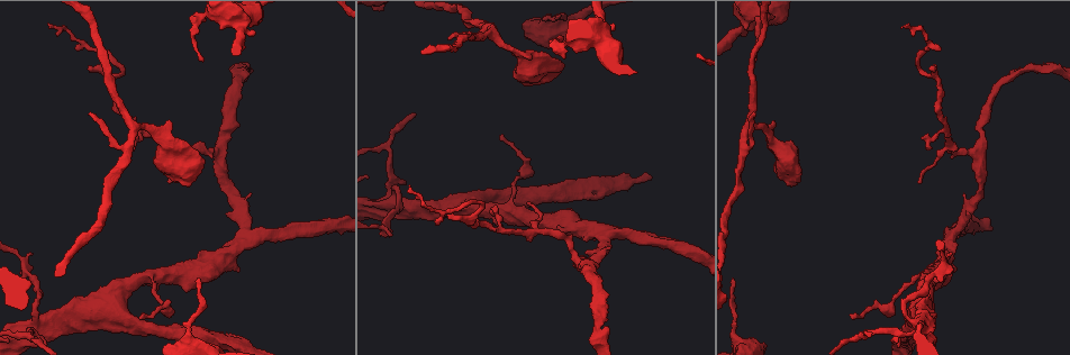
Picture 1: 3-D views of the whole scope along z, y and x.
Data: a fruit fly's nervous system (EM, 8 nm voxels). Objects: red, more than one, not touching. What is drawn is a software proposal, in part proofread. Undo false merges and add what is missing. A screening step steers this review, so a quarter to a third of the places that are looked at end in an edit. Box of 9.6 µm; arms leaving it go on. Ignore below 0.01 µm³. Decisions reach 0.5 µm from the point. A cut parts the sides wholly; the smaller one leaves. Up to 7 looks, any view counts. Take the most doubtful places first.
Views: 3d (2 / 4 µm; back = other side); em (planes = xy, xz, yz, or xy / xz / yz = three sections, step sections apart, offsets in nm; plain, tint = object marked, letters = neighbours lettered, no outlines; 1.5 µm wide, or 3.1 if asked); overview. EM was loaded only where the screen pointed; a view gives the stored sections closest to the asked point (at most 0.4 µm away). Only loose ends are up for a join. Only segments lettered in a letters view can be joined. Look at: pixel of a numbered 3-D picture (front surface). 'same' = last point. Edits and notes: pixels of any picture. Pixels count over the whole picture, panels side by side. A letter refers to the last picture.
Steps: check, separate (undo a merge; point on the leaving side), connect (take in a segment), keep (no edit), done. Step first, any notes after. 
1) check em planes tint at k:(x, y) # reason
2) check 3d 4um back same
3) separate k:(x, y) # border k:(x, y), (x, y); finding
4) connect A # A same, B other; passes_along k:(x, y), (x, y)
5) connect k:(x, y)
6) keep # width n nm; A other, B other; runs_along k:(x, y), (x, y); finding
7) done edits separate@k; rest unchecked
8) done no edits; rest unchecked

check 3d 4um at 1:(202, 58) # thin end

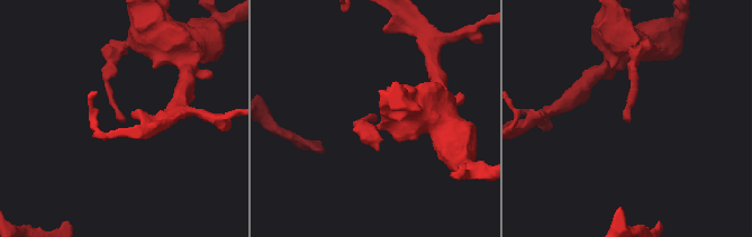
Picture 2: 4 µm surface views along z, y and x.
check em planes letters at 2:(623, 117) # need the tissue

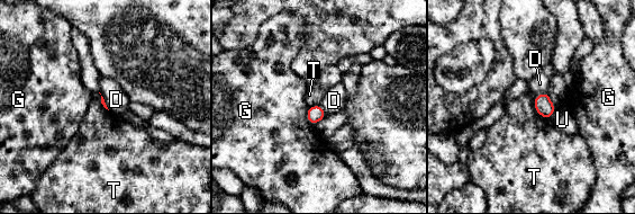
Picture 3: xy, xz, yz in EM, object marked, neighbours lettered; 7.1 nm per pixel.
keep # D other, G other, T other, U other; border 3:(533, 101), (534, 109), (549, 119); no lettered segment goes on from it

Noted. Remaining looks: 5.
check em xz step 4 letters at 1:(449, 36) # free end

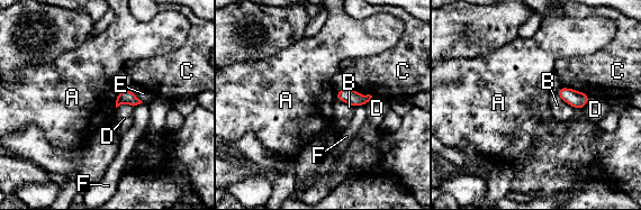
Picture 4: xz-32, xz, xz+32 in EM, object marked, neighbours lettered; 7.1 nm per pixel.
keep # A other, B other, C other, D other, E other, F other; border 4:(128, 88), (143, 102); none of them fits

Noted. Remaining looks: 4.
check 3d 4um at 1:(732, 279) # free end

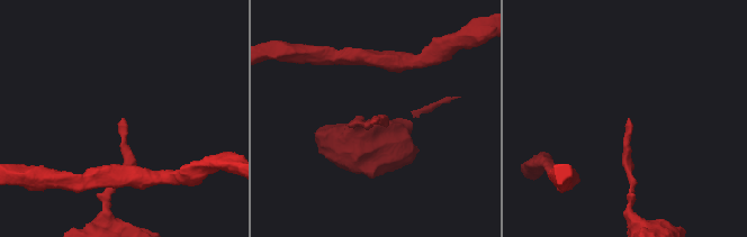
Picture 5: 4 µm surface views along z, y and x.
check em yz step 8 tint at 5:(374, 121)

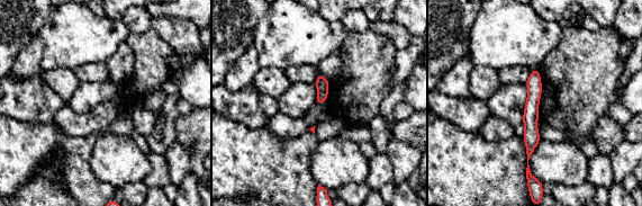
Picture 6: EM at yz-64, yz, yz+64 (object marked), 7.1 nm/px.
check em planes letters same # another direction

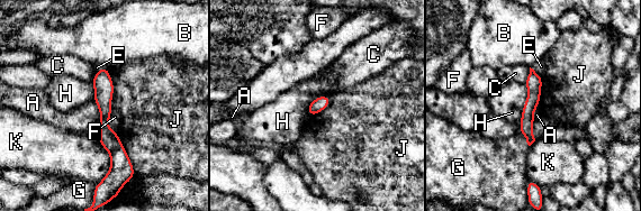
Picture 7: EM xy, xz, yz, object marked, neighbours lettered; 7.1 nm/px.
keep # width 100 nm; A other, B other, C other, E other, F other, G other, H other, J other, K other; runs_along 7:(102, 71), (114, 172); none of them fits

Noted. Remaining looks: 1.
done no edits; rest unchecked

